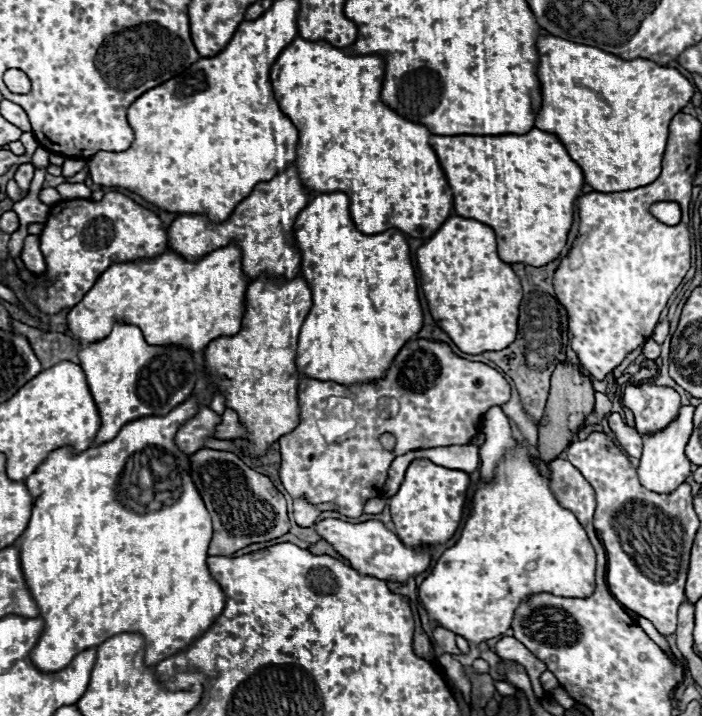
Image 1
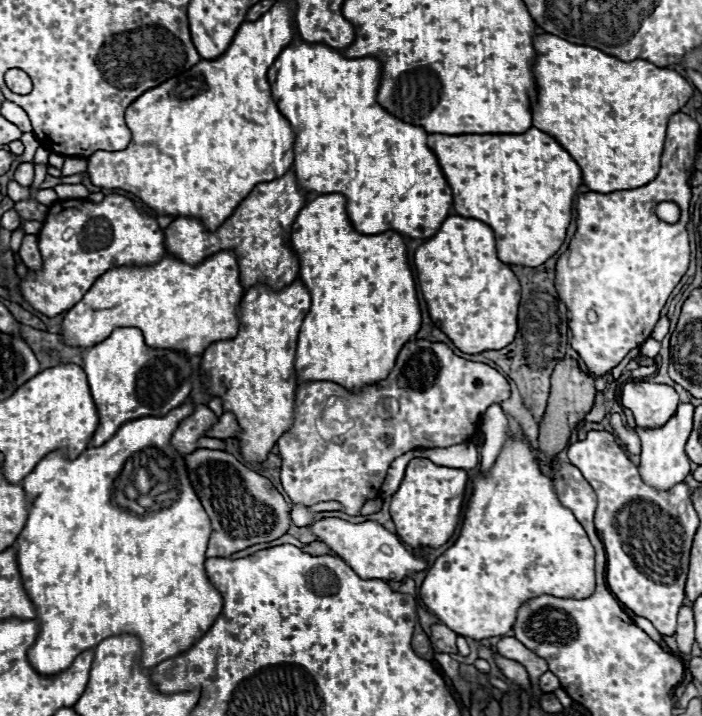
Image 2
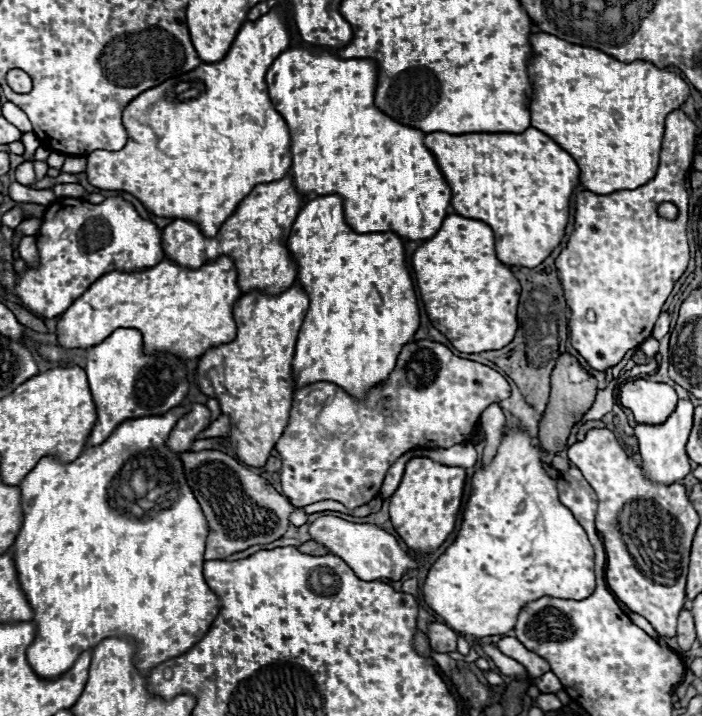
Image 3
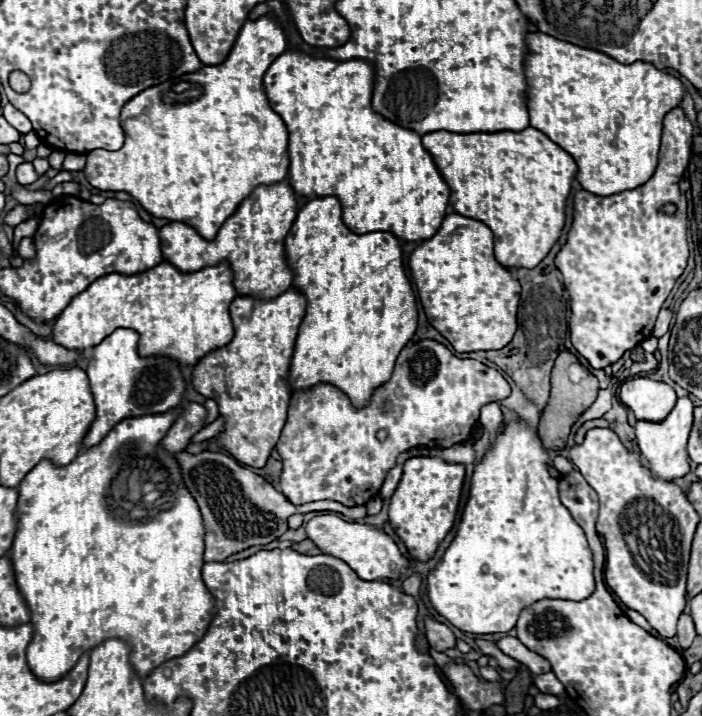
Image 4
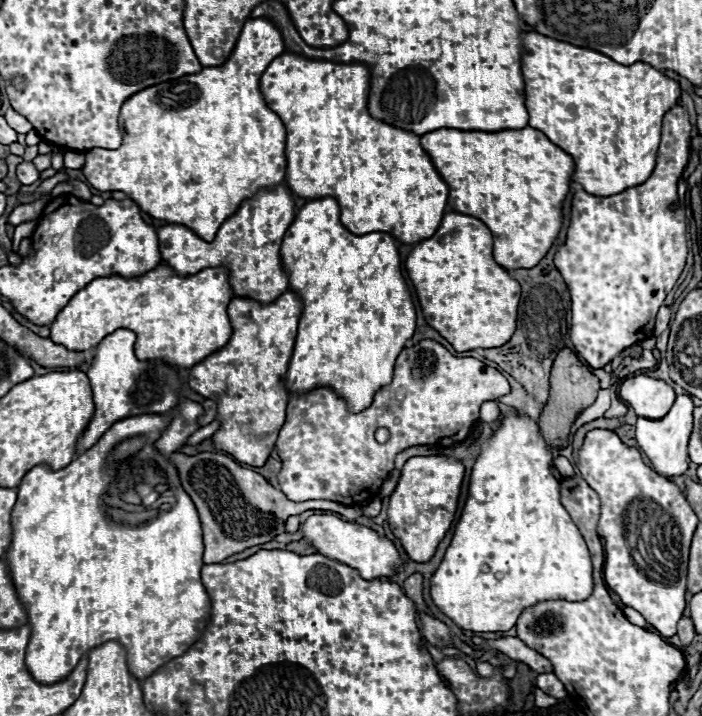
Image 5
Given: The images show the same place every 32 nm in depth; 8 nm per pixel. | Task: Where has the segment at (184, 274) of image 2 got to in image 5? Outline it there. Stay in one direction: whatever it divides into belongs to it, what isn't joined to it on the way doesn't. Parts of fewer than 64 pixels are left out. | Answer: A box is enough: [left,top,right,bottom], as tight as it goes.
[50,264,234,368]

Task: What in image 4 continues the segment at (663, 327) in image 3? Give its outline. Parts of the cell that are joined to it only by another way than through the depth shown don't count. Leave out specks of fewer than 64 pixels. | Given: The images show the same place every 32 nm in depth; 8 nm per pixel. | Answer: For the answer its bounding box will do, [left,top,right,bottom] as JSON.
[652,308,672,338]

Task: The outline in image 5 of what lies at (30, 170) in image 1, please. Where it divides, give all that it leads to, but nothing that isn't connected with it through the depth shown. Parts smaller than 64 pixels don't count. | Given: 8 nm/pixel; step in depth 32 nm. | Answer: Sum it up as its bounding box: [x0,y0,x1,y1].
[16,162,38,184]

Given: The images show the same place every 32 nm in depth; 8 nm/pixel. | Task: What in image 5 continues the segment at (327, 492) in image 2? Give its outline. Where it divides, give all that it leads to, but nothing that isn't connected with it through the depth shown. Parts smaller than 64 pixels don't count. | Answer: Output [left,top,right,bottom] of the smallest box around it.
[276,340,510,506]

